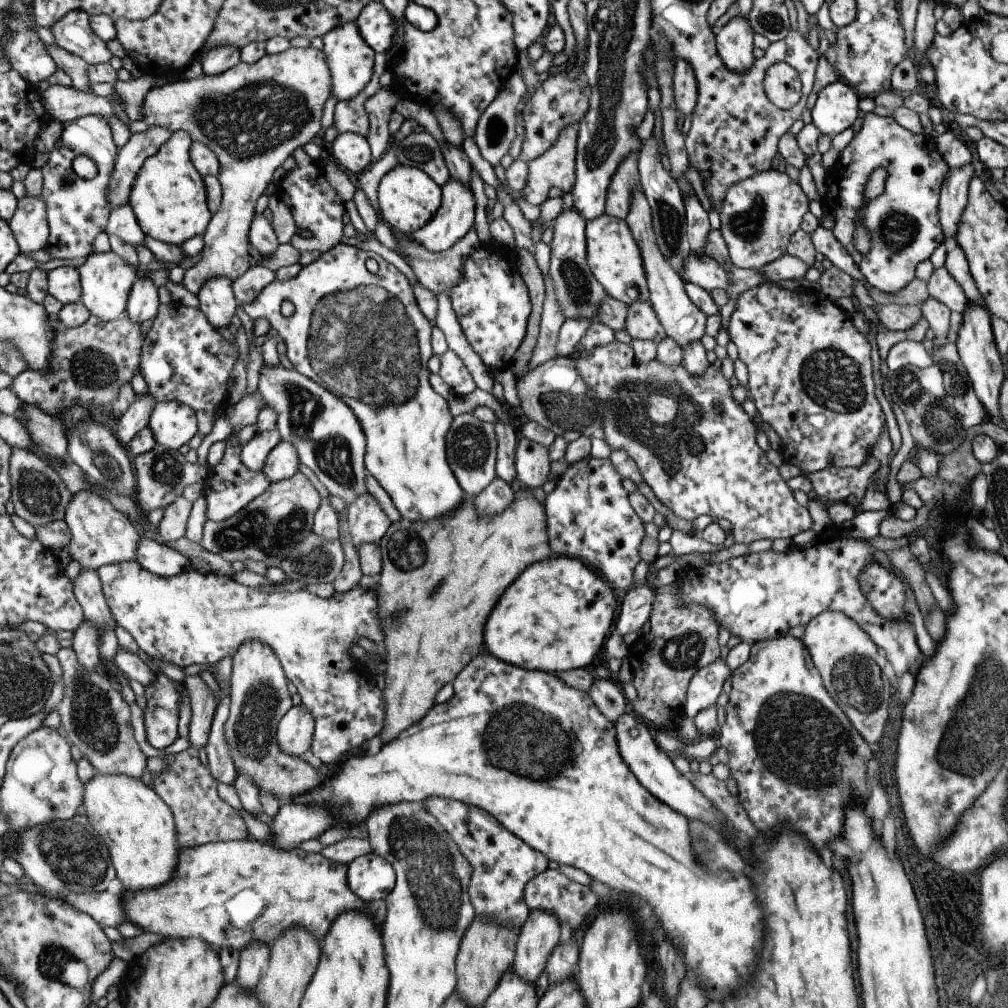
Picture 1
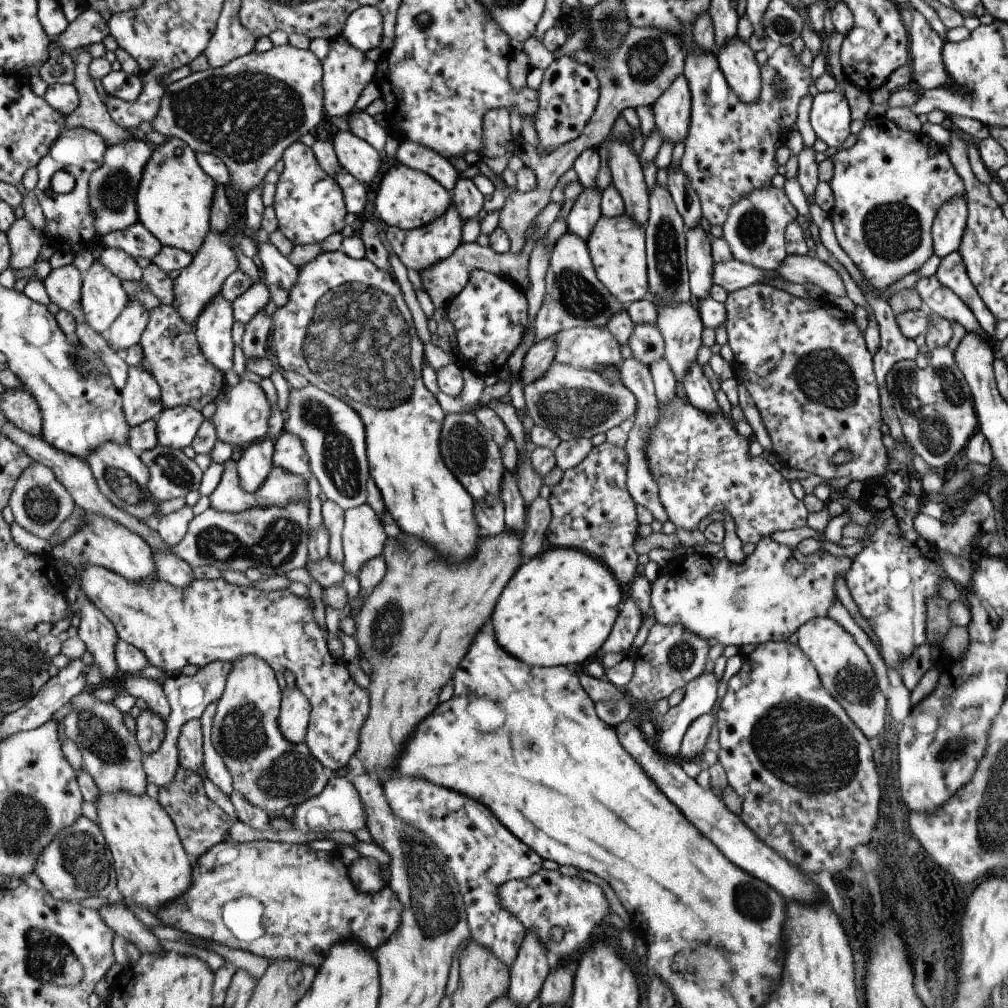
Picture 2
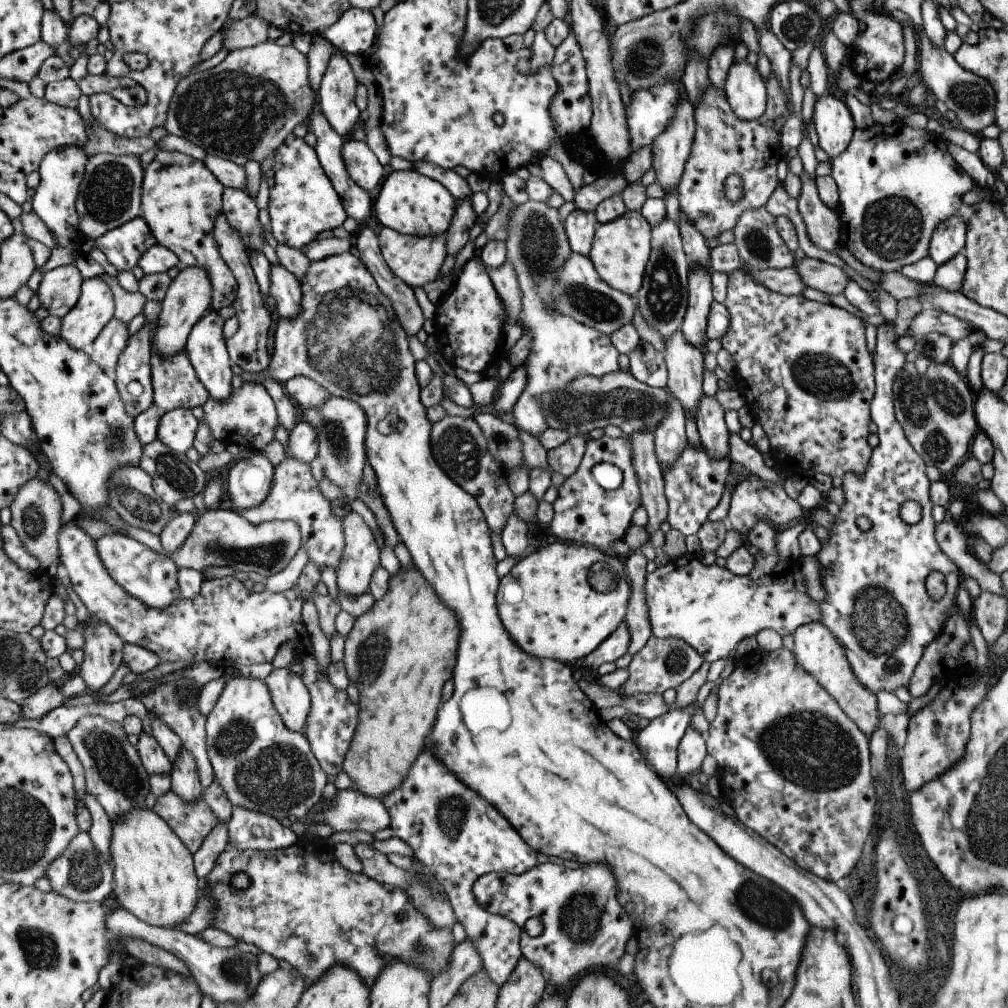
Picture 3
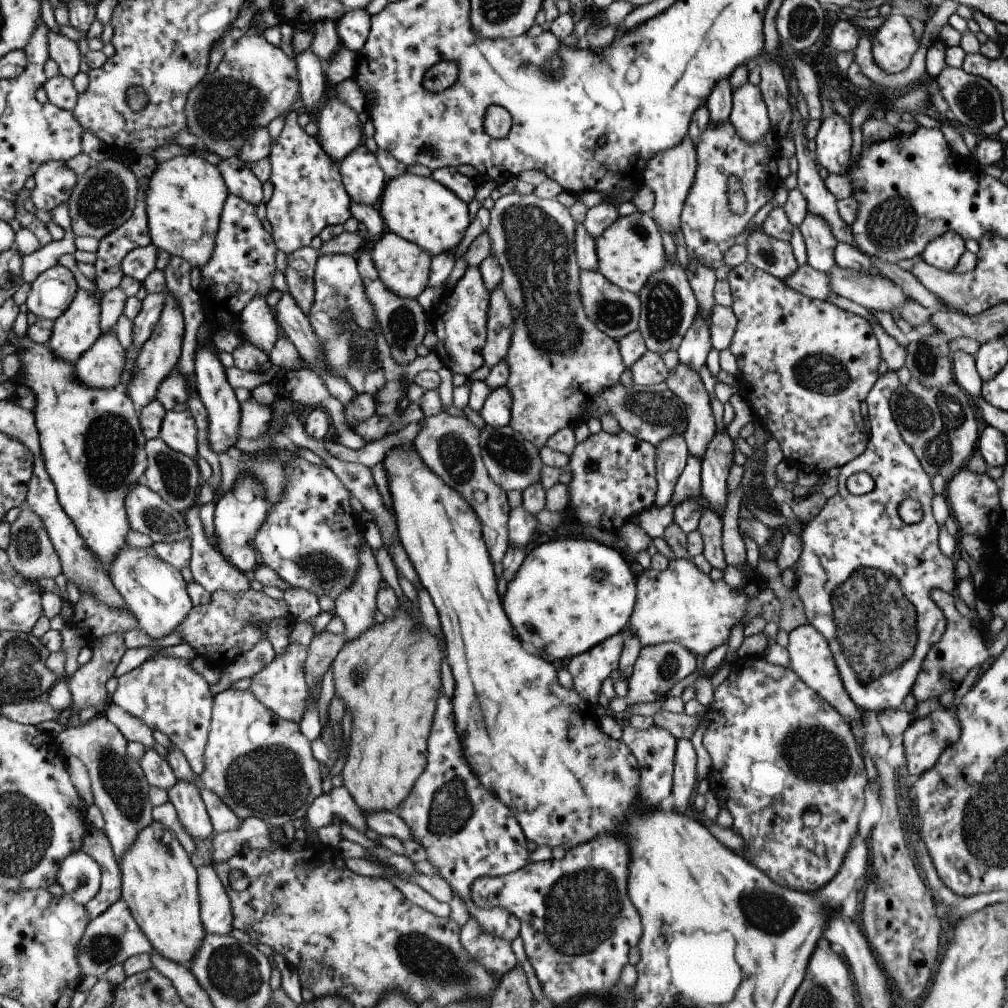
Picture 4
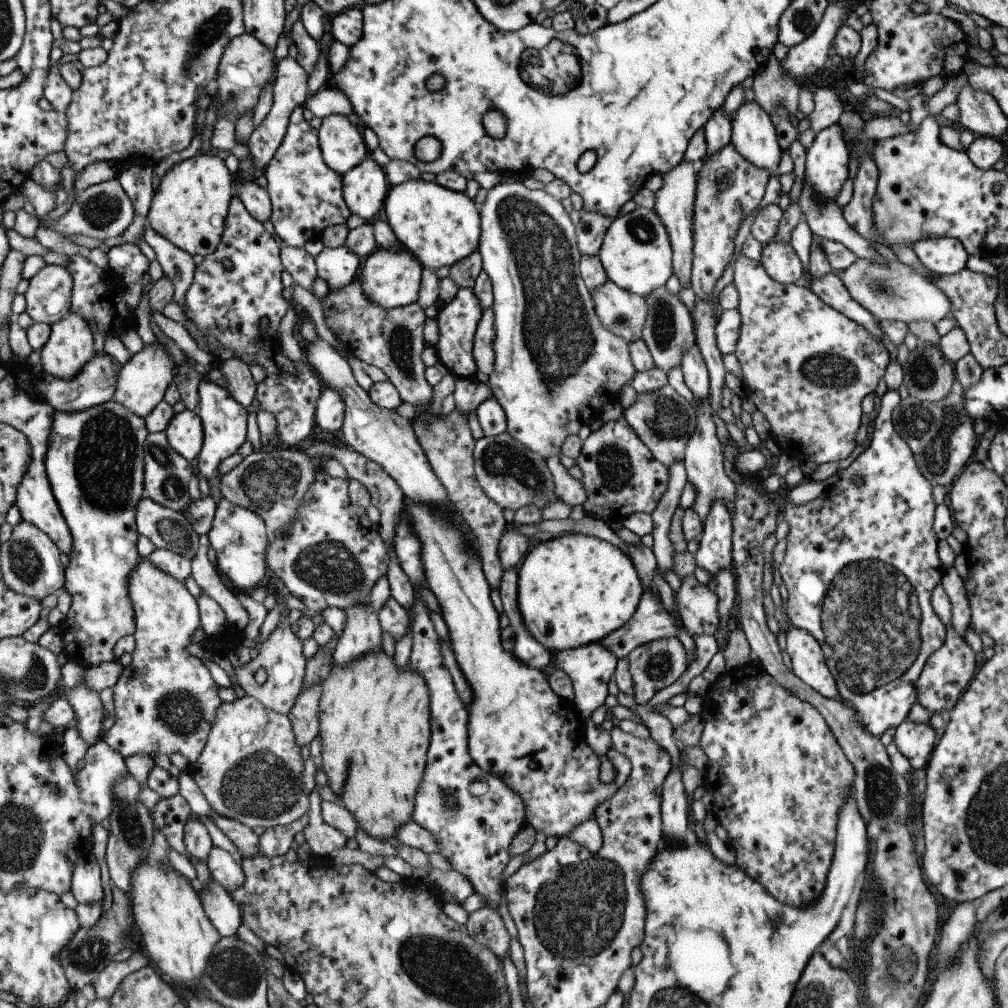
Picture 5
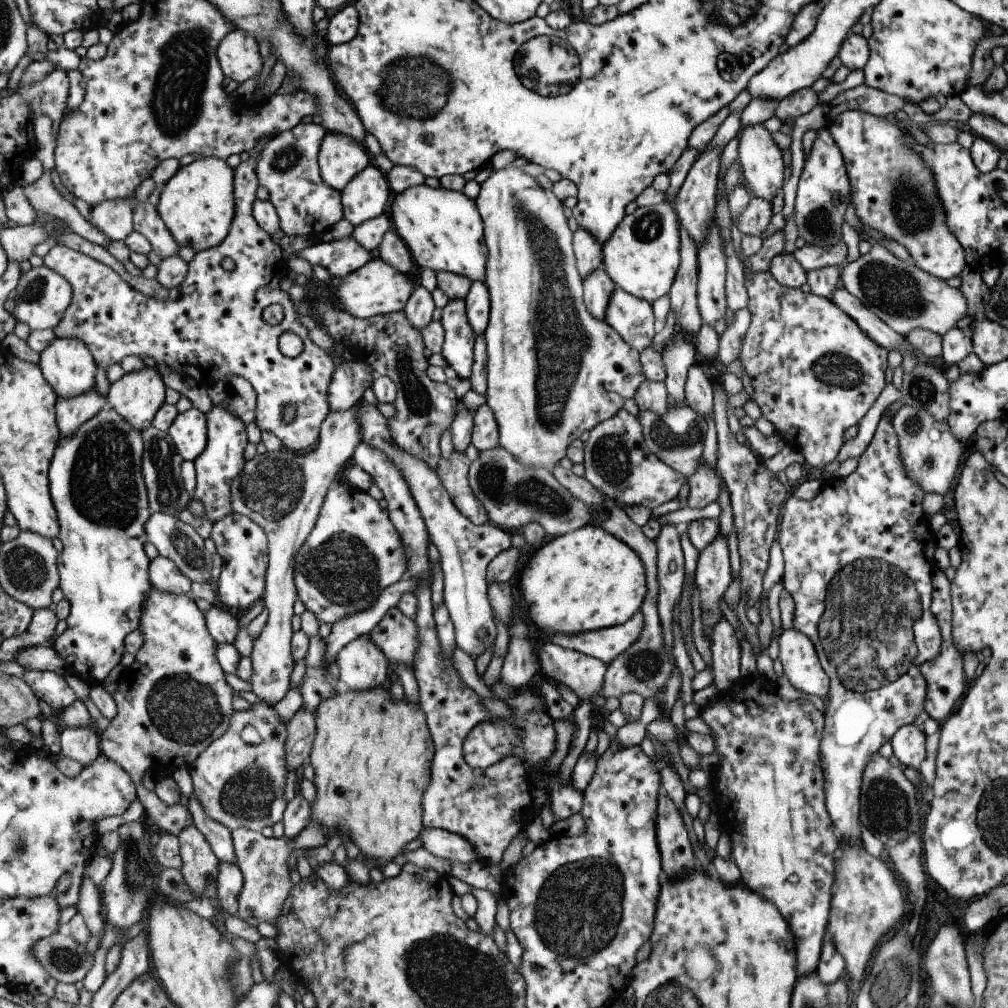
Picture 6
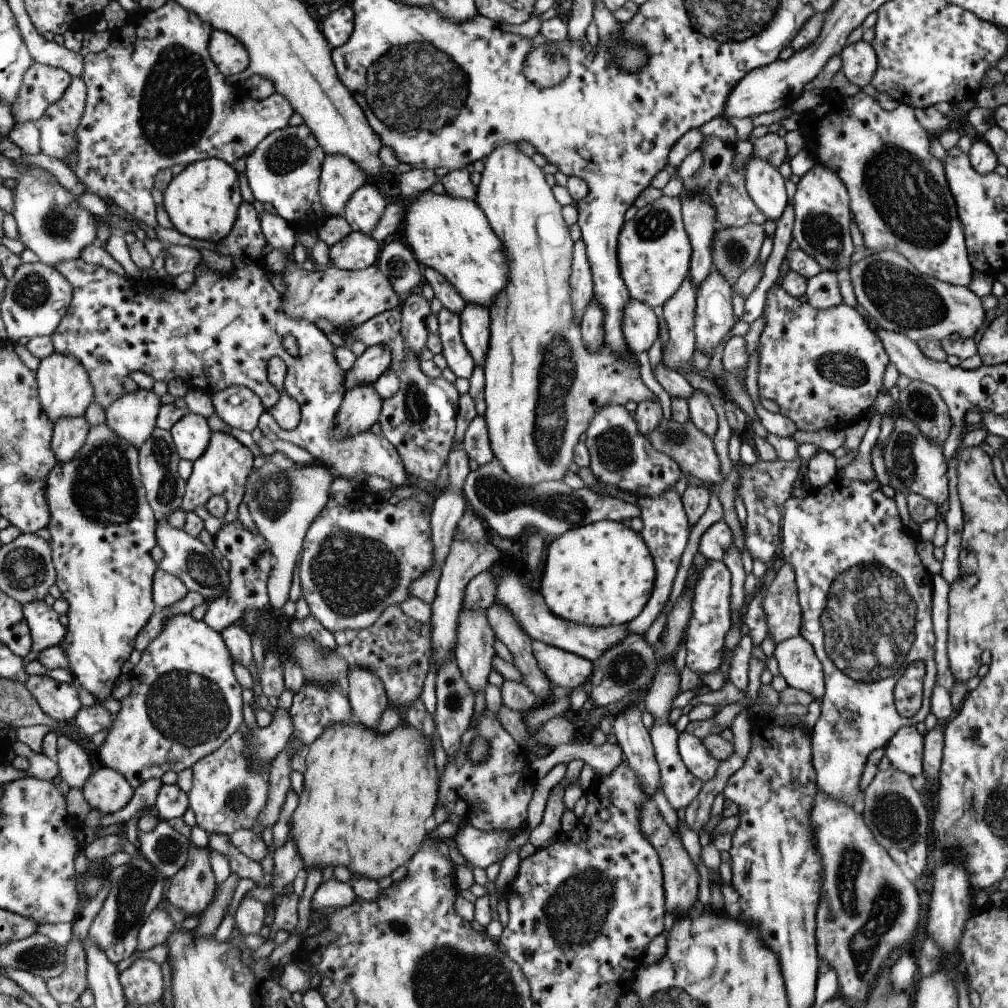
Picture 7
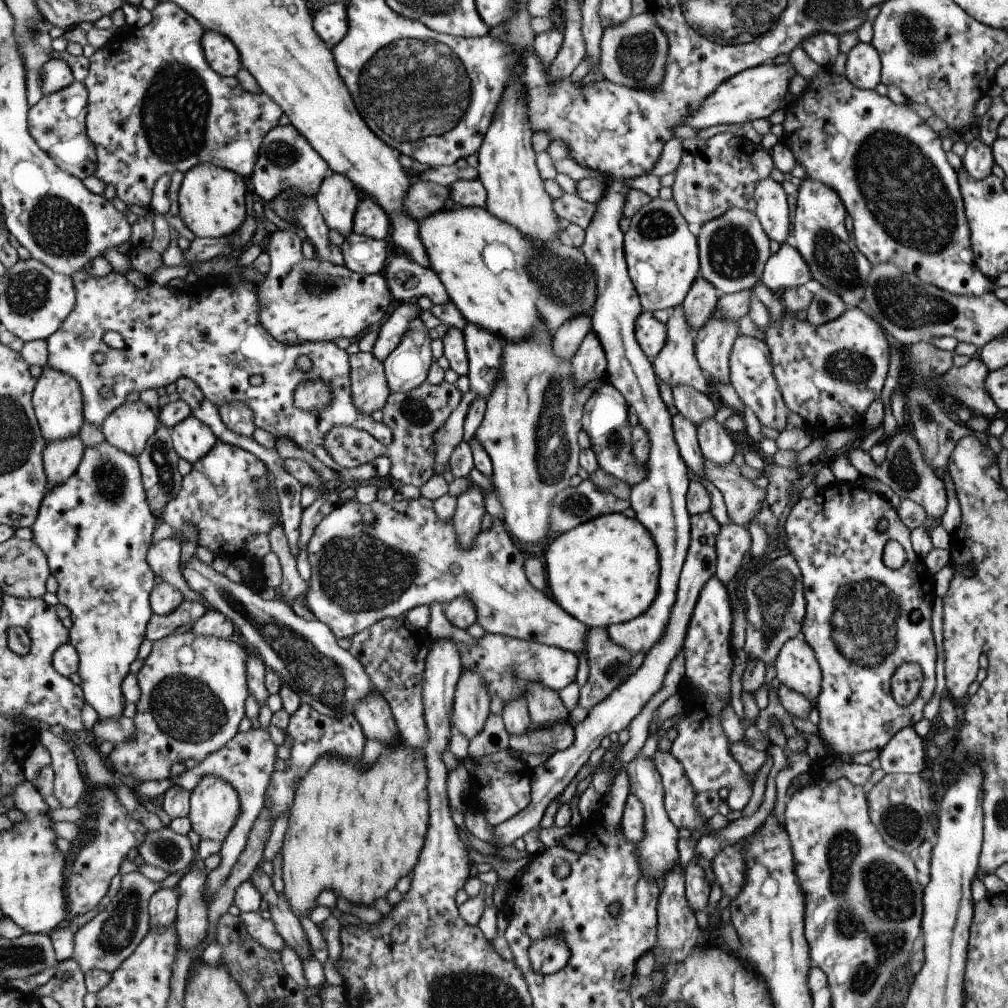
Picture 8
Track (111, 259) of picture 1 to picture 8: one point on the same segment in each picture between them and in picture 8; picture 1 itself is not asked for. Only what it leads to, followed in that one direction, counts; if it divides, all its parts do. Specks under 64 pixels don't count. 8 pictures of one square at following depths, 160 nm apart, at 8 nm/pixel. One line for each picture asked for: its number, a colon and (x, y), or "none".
2: (104, 297)
3: (96, 308)
4: (74, 333)
5: (71, 346)
6: (69, 365)
7: (65, 387)
8: (59, 402)

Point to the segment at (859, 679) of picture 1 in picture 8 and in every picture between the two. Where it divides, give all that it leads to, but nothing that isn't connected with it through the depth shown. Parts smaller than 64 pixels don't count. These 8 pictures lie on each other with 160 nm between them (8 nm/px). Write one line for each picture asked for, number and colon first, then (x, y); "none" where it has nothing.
2: (843, 670)
3: (816, 650)
4: (809, 657)
5: (808, 664)
6: (796, 652)
7: (797, 664)
8: (796, 667)

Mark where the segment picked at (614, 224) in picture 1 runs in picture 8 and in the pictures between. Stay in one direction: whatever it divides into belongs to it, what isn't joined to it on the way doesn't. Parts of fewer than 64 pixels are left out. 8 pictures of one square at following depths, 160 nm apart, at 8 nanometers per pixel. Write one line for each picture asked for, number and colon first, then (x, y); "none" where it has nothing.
2: (616, 245)
3: (620, 247)
4: (629, 250)
5: (635, 254)
6: (641, 255)
7: (653, 253)
8: (661, 255)

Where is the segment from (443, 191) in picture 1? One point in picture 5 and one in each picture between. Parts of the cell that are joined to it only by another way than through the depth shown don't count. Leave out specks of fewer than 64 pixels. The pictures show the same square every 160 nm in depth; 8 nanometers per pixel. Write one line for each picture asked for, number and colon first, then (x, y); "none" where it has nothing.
2: (418, 248)
3: (415, 260)
4: (403, 268)
5: (390, 278)

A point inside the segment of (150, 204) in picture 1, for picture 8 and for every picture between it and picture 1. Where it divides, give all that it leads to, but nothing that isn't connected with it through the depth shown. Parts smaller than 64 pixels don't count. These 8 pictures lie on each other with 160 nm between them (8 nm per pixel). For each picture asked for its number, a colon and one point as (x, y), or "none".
2: (175, 199)
3: (182, 199)
4: (185, 196)
5: (190, 207)
6: (198, 202)
7: (203, 201)
8: (212, 200)

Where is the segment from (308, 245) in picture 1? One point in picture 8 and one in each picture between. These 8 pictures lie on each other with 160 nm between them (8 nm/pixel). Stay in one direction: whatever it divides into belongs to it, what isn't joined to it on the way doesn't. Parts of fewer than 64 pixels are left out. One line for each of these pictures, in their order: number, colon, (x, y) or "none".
2: (308, 204)
3: (301, 203)
4: (307, 194)
5: (305, 194)
6: (287, 166)
7: (284, 171)
8: (287, 161)

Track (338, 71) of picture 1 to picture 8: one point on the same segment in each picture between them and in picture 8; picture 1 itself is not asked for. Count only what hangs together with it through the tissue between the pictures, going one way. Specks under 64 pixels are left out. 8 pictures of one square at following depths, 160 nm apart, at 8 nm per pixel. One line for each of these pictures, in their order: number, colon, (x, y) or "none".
2: (346, 71)
3: (335, 96)
4: (339, 131)
5: (341, 145)
6: (340, 157)
7: (339, 177)
8: (336, 198)

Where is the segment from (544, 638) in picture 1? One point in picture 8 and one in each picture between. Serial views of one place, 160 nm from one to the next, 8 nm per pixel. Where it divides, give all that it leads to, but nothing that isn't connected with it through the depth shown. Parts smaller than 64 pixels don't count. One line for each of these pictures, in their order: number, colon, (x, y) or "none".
2: (559, 606)
3: (560, 602)
4: (568, 595)
5: (573, 590)
6: (584, 580)
7: (601, 574)
8: (605, 571)

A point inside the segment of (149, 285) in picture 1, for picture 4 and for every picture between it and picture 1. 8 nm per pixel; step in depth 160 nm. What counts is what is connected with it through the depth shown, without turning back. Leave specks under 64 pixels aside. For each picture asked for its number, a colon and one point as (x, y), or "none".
2: (127, 330)
3: (112, 343)
4: (102, 366)

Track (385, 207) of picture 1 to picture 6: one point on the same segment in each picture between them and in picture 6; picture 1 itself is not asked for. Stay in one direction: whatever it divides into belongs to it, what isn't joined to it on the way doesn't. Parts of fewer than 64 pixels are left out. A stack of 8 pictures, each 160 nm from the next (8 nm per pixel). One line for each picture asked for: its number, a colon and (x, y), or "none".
2: (405, 198)
3: (407, 202)
4: (419, 209)
5: (438, 226)
6: (442, 229)

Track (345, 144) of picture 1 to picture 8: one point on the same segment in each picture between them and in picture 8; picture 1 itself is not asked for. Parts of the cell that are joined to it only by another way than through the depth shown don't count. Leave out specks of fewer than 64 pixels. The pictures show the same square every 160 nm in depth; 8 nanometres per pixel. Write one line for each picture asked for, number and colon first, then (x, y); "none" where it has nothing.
2: (355, 156)
3: (361, 165)
4: (363, 180)
5: (364, 187)
6: (364, 197)
7: (361, 210)
8: (369, 219)

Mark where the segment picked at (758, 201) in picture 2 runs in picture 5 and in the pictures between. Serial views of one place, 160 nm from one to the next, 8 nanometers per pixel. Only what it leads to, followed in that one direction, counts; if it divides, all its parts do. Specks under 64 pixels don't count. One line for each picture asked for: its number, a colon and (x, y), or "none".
3: (759, 246)
4: (771, 255)
5: (777, 257)

